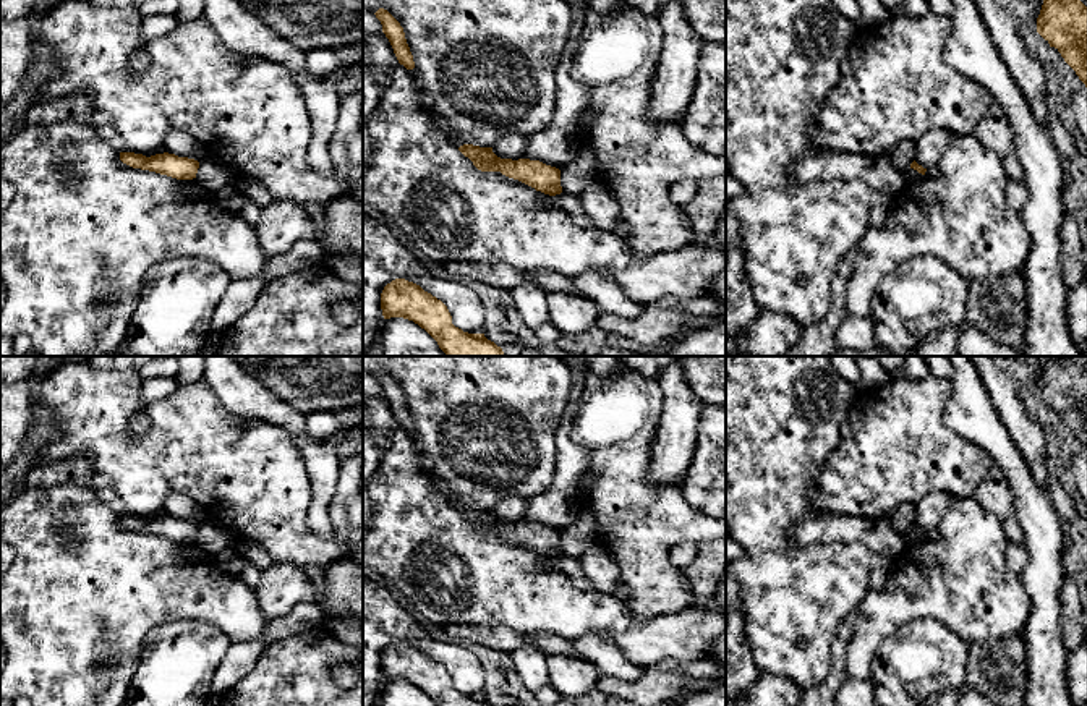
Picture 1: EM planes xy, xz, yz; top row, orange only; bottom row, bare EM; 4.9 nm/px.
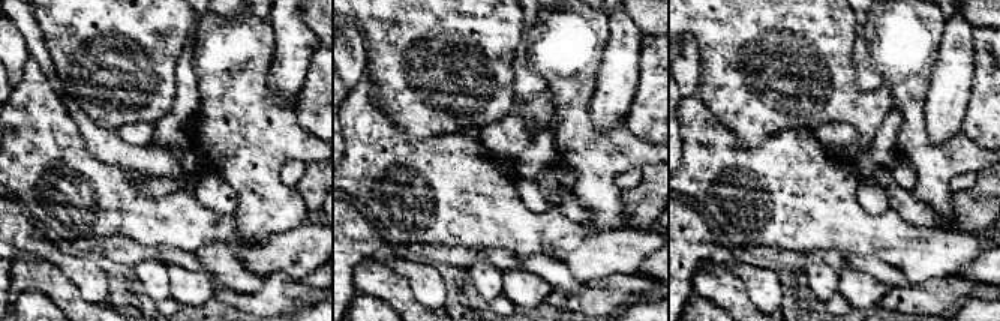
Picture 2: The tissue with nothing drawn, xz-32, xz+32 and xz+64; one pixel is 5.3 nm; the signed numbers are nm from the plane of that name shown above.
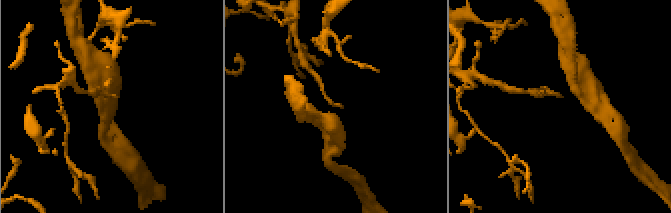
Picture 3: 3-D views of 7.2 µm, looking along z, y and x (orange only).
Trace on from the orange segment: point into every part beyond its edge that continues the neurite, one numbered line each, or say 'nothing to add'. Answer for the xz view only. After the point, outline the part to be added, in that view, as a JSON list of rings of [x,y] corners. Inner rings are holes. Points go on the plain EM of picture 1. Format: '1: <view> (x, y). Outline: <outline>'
nothing to add

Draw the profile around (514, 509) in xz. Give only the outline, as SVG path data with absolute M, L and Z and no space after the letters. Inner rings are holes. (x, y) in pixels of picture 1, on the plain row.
M507 497L494 507L494 513L509 521L518 523L525 521L528 508L528 499Z

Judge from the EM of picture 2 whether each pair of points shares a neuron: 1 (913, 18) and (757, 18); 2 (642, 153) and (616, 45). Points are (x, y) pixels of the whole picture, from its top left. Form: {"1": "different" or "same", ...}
{"1": "different", "2": "different"}

